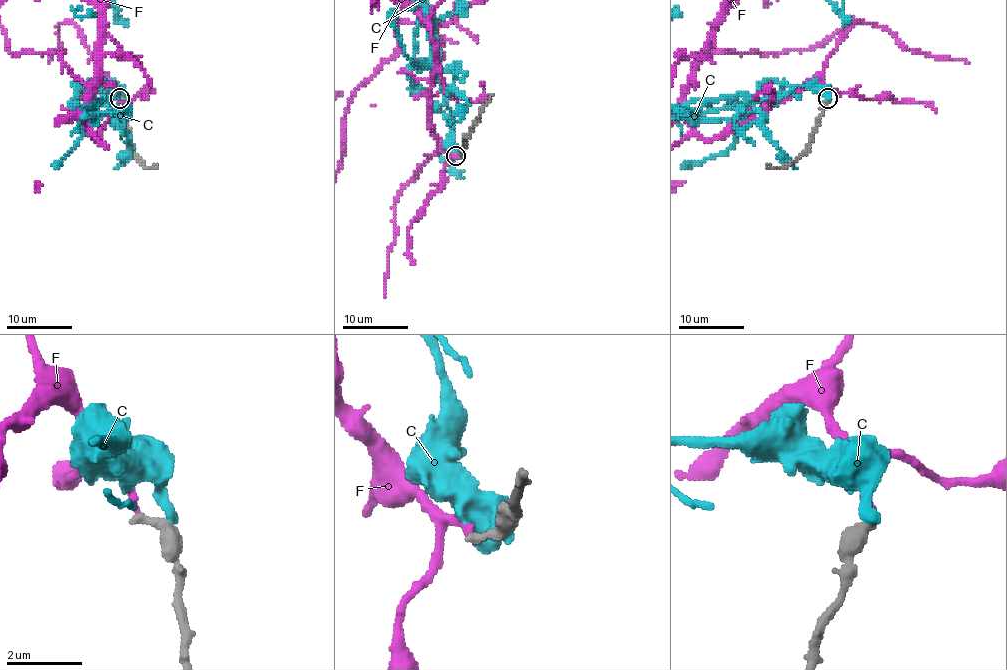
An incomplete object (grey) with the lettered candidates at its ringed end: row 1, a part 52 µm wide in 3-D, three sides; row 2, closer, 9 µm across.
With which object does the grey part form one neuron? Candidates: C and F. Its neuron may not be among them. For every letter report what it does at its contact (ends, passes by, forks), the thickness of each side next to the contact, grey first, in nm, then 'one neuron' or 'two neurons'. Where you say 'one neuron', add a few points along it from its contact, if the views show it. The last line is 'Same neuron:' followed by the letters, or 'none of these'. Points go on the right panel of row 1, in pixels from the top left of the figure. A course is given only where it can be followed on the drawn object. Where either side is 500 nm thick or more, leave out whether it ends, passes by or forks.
C: 500 nm thick on the grey side, 320 nm on the other; two neurons
F: it ends there; 280 nm thick on the grey side, 160 nm on the other; one neuron
Same neuron: F

